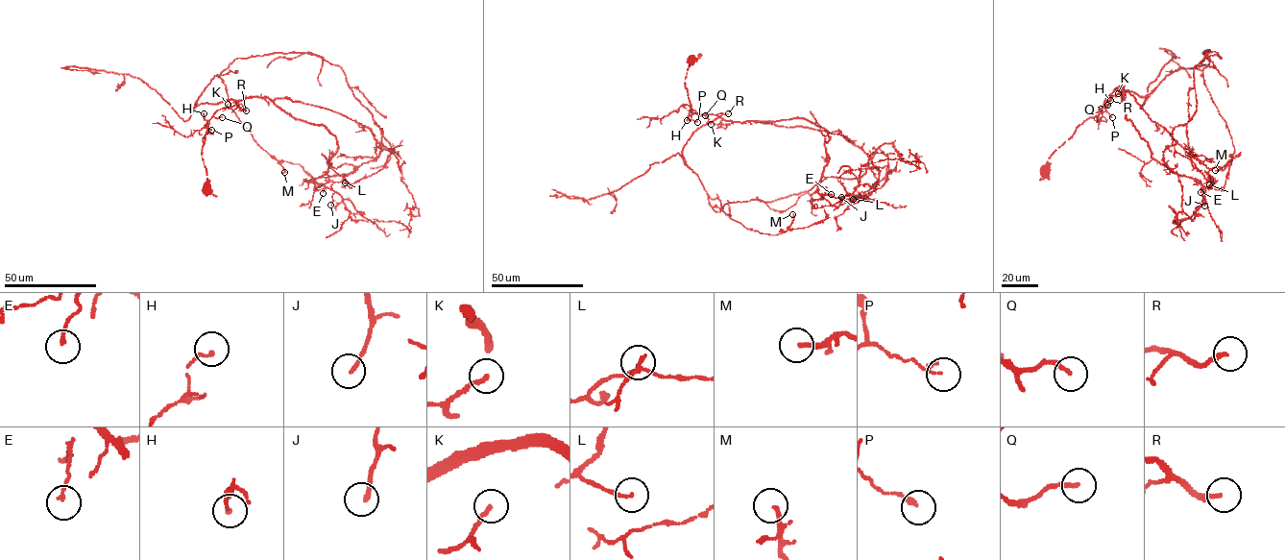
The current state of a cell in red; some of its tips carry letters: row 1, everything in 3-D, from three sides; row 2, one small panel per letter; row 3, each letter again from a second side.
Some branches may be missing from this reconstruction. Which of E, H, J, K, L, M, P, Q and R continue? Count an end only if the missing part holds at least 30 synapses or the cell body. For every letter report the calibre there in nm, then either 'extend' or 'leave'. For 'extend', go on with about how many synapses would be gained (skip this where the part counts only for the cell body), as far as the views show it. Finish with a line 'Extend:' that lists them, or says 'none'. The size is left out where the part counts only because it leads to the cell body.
E: 140 nm thick; leave
H: 130 nm thick; leave
J: 170 nm thick; leave
K: 180 nm thick; leave
L: 130 nm thick; leave
M: 190 nm thick; leave
P: 120 nm thick; leave
Q: 170 nm thick; leave
R: 190 nm thick; extend; about 60 synapses
Extend: R

